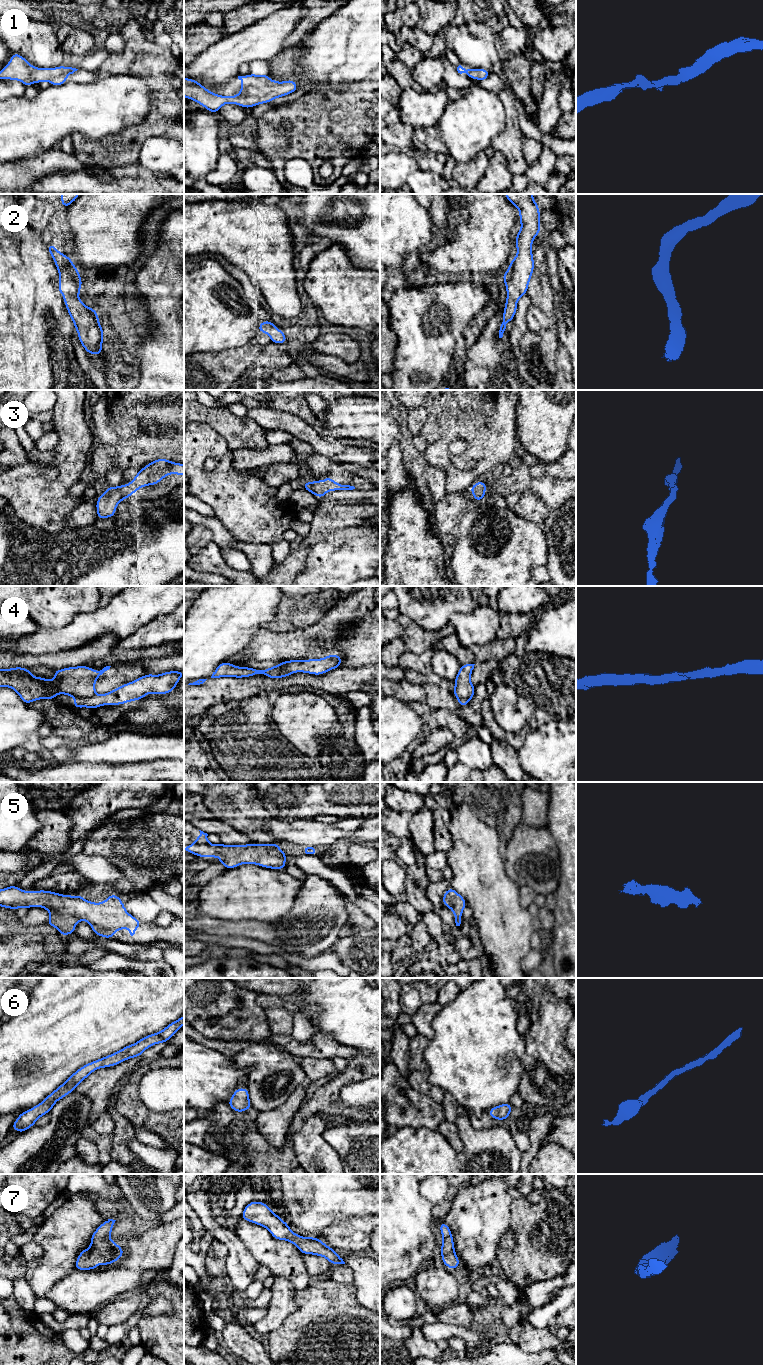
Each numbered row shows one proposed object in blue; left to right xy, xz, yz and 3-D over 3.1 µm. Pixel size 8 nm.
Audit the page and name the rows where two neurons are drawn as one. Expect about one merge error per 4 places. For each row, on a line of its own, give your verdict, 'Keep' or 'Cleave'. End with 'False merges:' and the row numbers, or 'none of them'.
1: Keep
2: Keep
3: Keep
4: Cleave
5: Keep
6: Keep
7: Keep
False merges: 4

